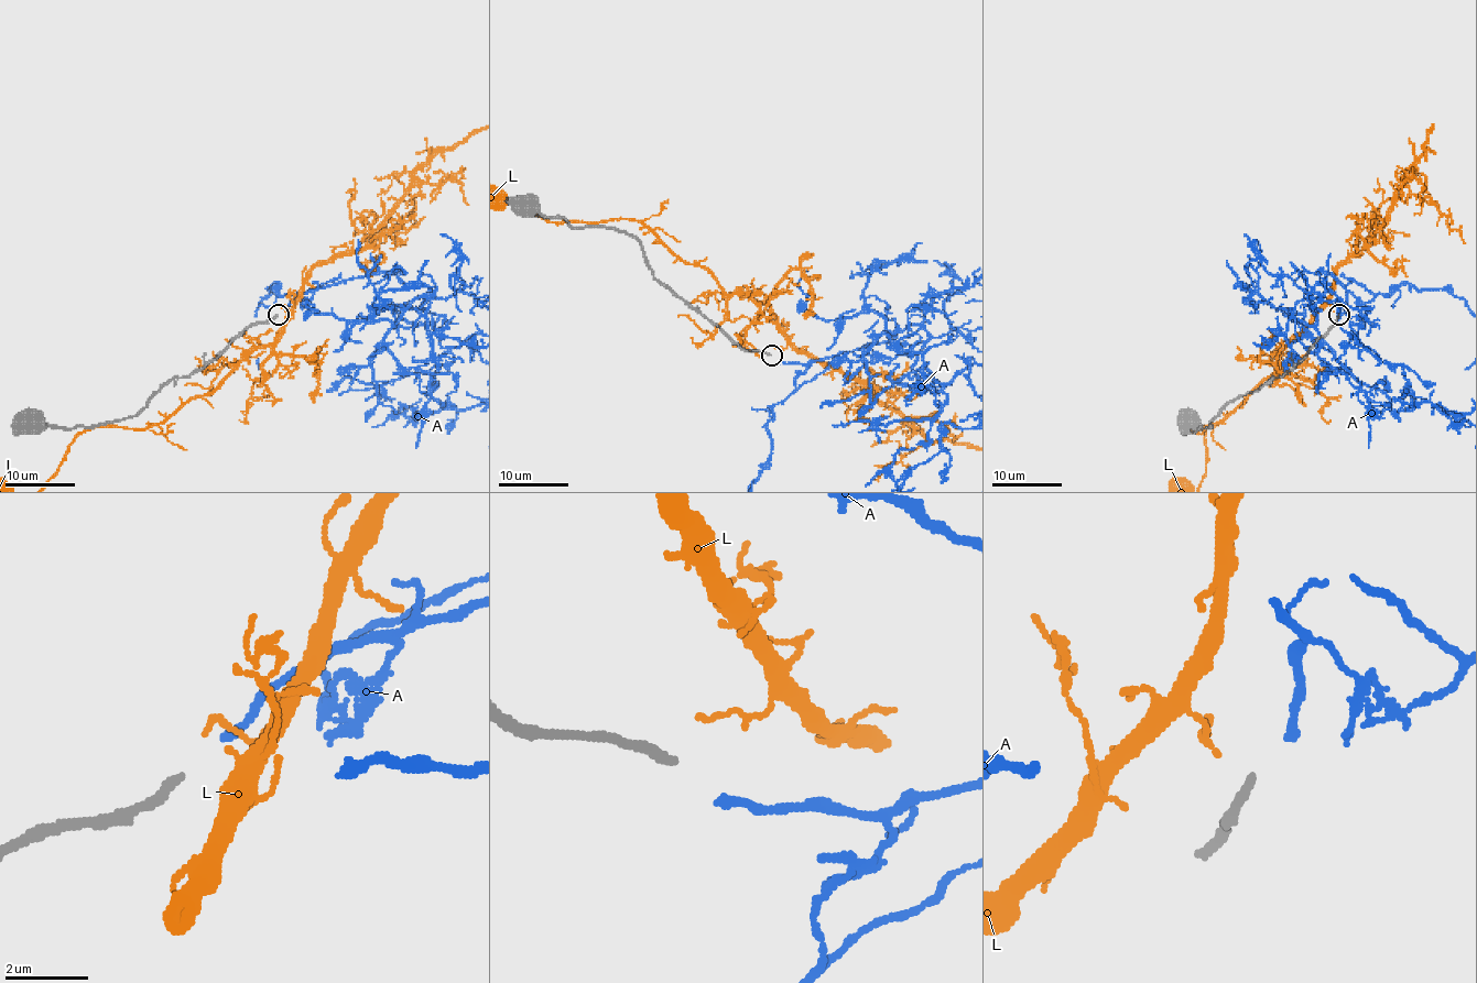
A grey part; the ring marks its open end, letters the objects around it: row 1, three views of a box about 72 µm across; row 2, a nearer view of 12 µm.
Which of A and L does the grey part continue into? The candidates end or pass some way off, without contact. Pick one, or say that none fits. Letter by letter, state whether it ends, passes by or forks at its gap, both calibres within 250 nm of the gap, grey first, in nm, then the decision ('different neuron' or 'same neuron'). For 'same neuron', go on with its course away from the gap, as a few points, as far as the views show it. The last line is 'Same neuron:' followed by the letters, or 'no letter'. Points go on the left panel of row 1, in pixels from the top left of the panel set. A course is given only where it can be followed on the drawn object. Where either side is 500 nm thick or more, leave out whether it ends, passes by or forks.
A: it ends there; 220 nm thick on the grey side, 220 nm on the other; same neuron
L: it ends there; 220 nm thick on the grey side, 120 nm on the other; different neuron
Same neuron: A

